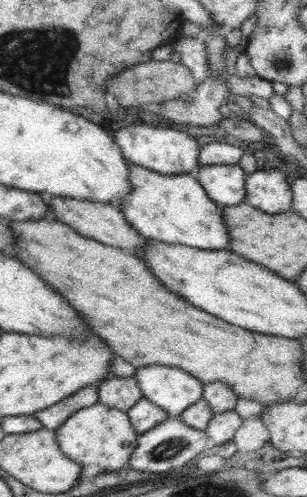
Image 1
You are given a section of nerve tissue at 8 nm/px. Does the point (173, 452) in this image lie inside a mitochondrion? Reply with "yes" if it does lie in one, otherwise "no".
yes

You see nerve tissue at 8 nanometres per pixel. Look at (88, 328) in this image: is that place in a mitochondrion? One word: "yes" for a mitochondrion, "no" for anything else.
no

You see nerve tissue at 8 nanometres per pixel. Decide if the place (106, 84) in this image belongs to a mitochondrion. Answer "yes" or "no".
no

